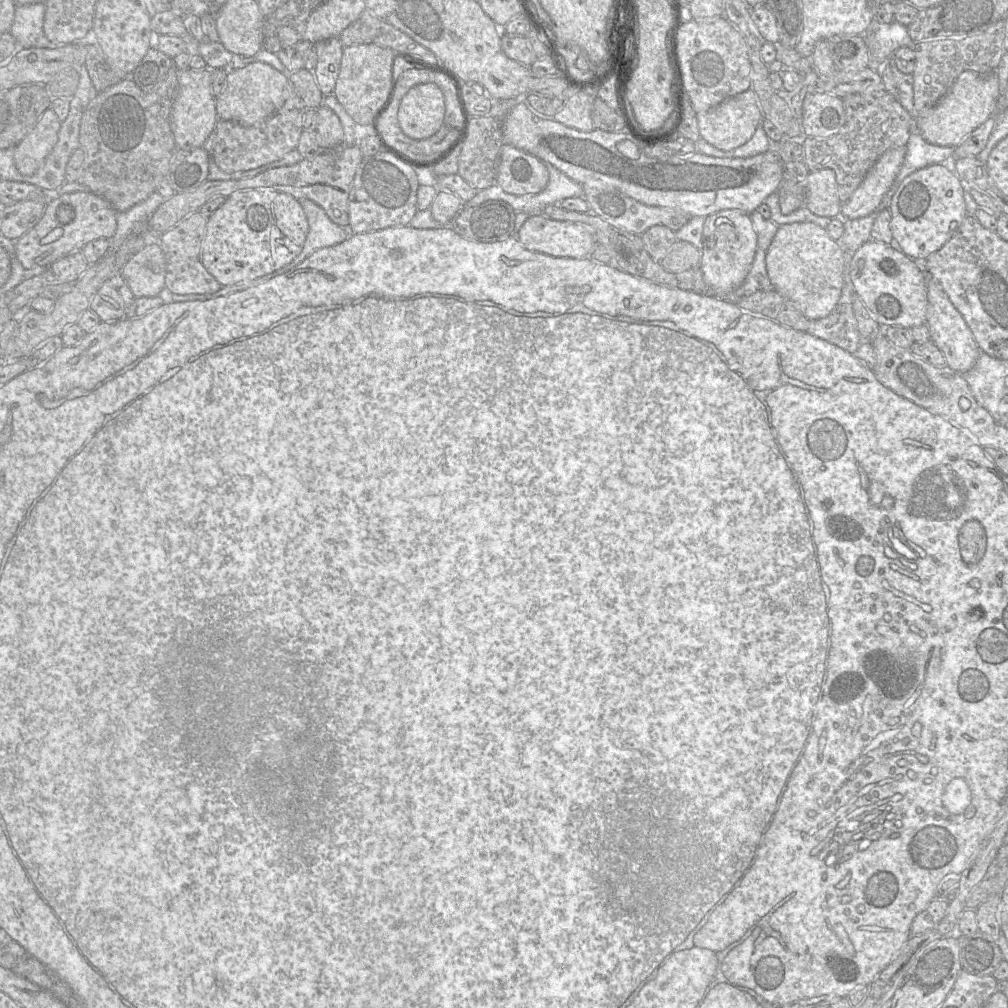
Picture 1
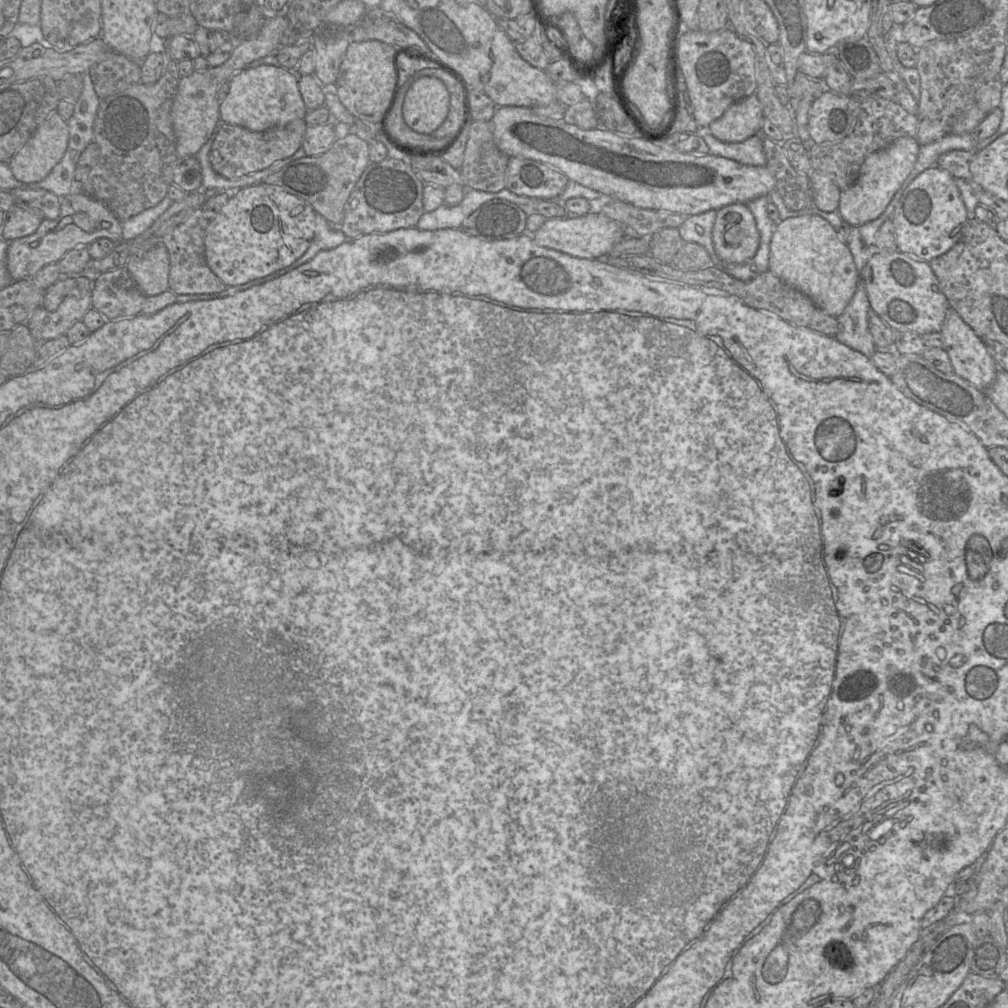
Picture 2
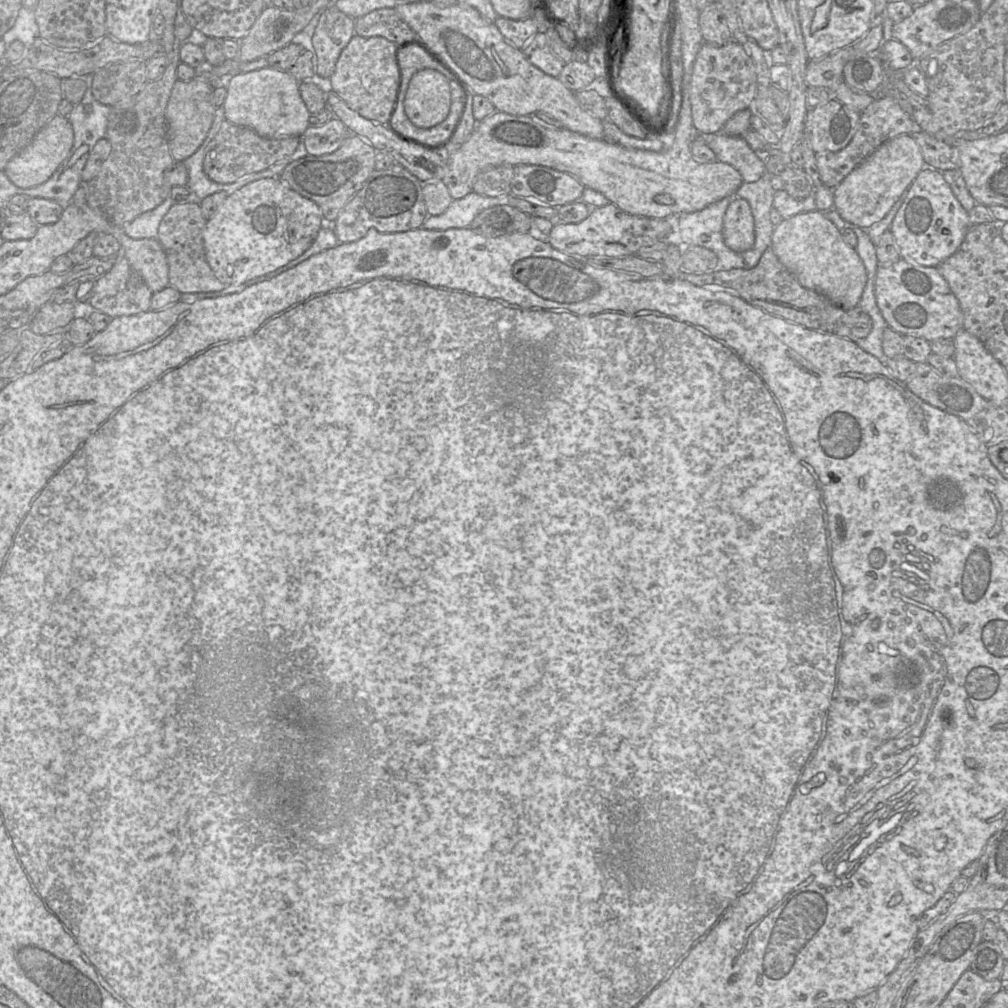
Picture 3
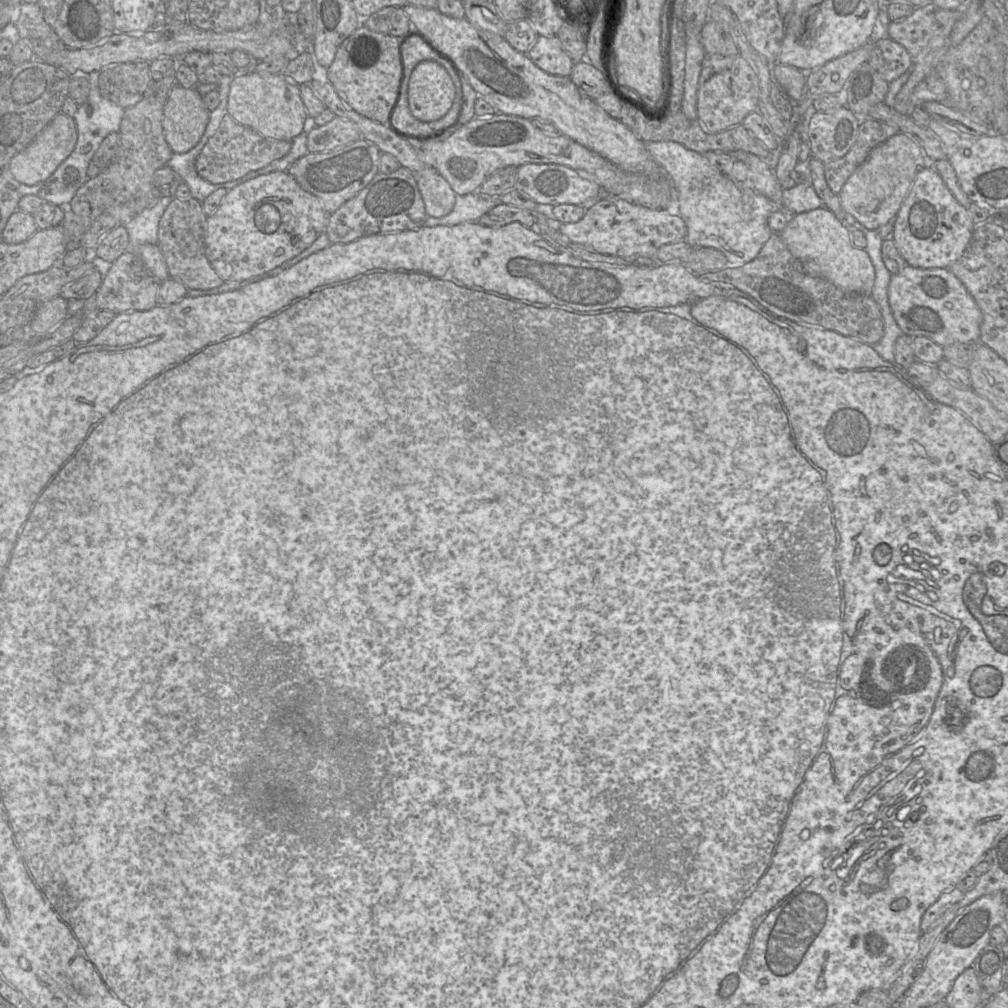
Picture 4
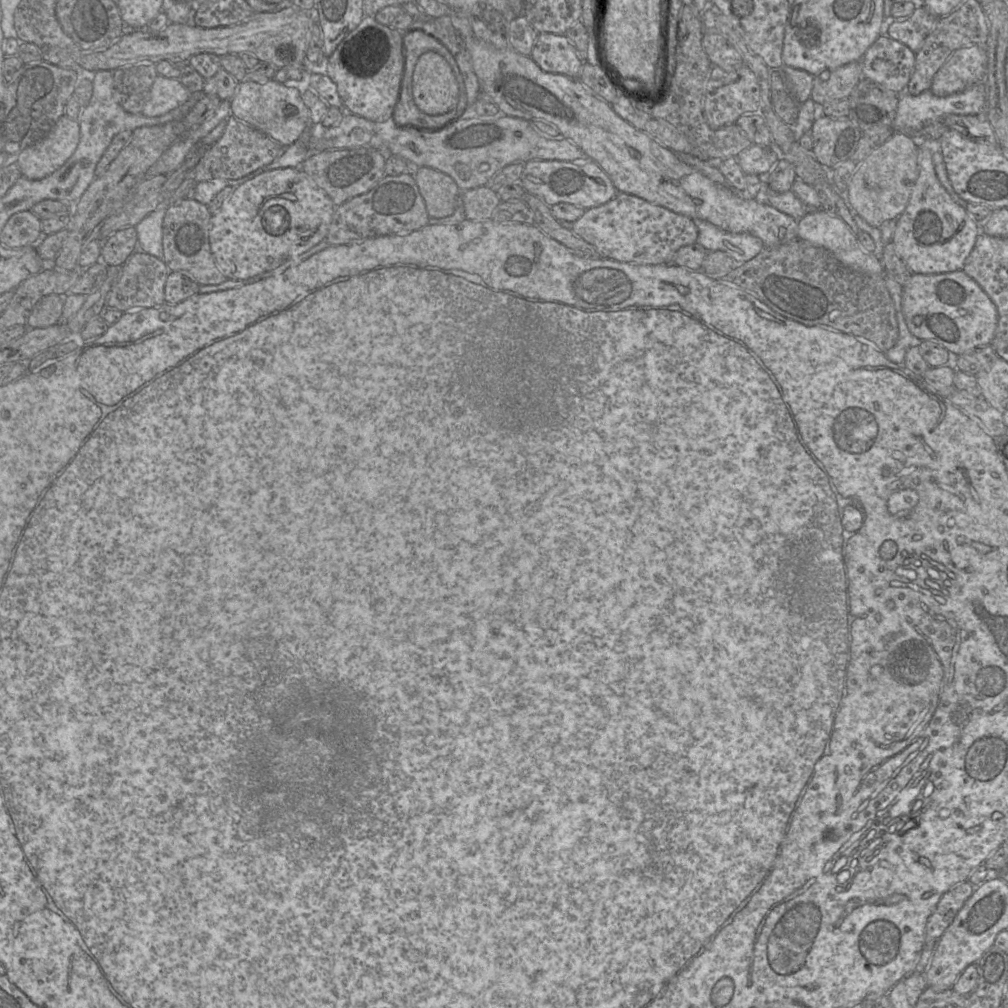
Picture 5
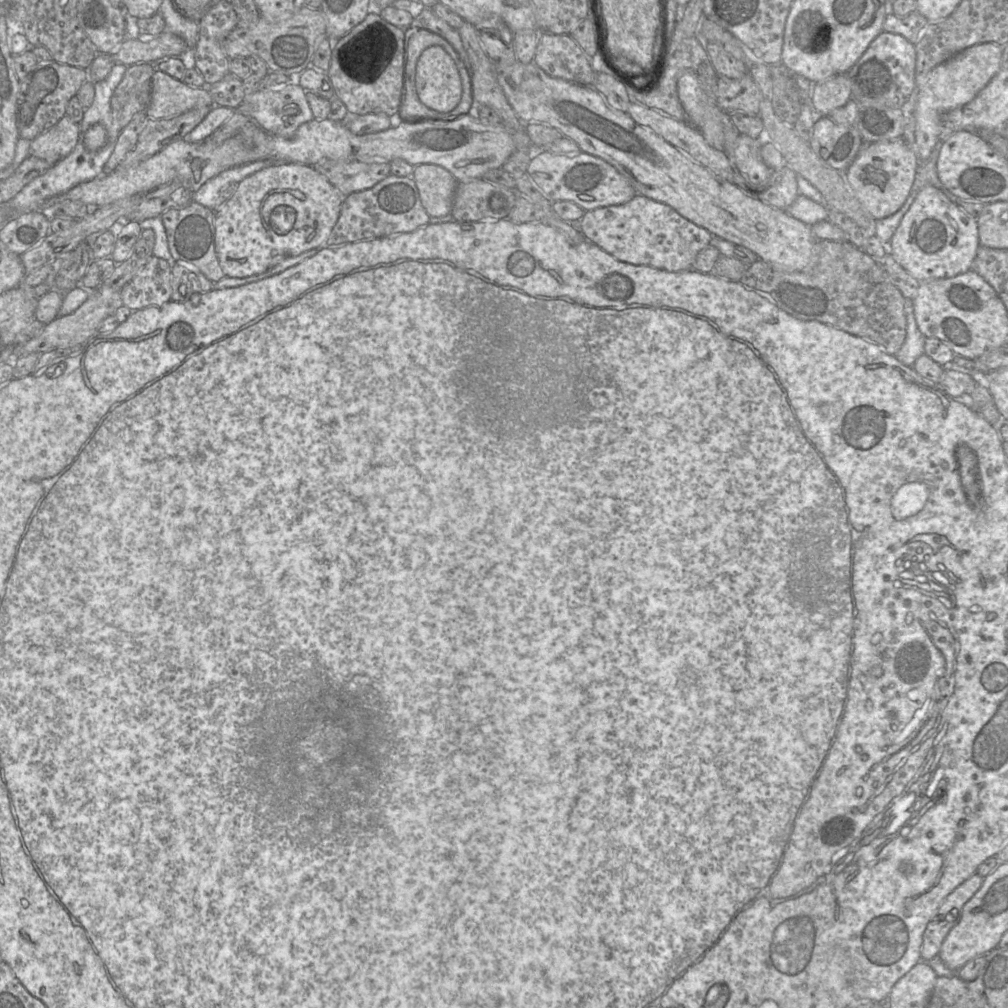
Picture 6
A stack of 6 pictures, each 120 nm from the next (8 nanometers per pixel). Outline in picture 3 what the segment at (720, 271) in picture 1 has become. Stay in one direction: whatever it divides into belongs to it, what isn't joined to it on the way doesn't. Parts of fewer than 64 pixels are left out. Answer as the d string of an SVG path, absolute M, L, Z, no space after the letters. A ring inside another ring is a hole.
M732 197L723 219L723 239L736 252L749 250L754 245L754 217L747 200Z

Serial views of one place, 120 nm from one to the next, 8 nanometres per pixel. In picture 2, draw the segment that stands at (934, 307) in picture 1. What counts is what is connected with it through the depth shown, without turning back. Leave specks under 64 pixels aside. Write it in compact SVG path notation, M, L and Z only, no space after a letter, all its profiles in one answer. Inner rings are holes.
M951 307L947 310L940 333L954 373L979 390L987 389L994 382L999 367L984 342Z

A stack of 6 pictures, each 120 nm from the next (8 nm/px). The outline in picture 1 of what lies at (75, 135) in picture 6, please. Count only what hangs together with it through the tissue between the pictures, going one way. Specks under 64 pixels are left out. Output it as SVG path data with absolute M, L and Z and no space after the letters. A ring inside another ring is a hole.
M48 108L32 131L15 147L14 161L24 176L35 174L58 141L61 121Z

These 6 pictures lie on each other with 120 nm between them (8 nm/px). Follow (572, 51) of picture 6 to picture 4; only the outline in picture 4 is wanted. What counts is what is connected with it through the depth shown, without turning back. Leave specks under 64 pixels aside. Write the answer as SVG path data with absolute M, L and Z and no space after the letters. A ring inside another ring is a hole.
M539 35L526 53L543 71L558 76L570 76L574 61L563 49L557 36Z

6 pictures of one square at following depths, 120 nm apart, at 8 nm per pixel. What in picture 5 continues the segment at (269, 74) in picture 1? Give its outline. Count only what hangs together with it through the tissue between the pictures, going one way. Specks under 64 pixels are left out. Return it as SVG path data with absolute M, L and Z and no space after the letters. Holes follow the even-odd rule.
M271 79L265 83L241 81L230 101L230 112L244 123L264 133L283 147L297 141L311 124L310 110L296 85Z

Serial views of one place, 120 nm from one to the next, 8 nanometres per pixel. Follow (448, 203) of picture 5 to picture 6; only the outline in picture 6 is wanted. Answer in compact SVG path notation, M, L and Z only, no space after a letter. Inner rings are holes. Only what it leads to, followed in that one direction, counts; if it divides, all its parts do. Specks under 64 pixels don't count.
M420 164L414 167L412 179L430 217L451 213L458 181L448 170L435 164Z

